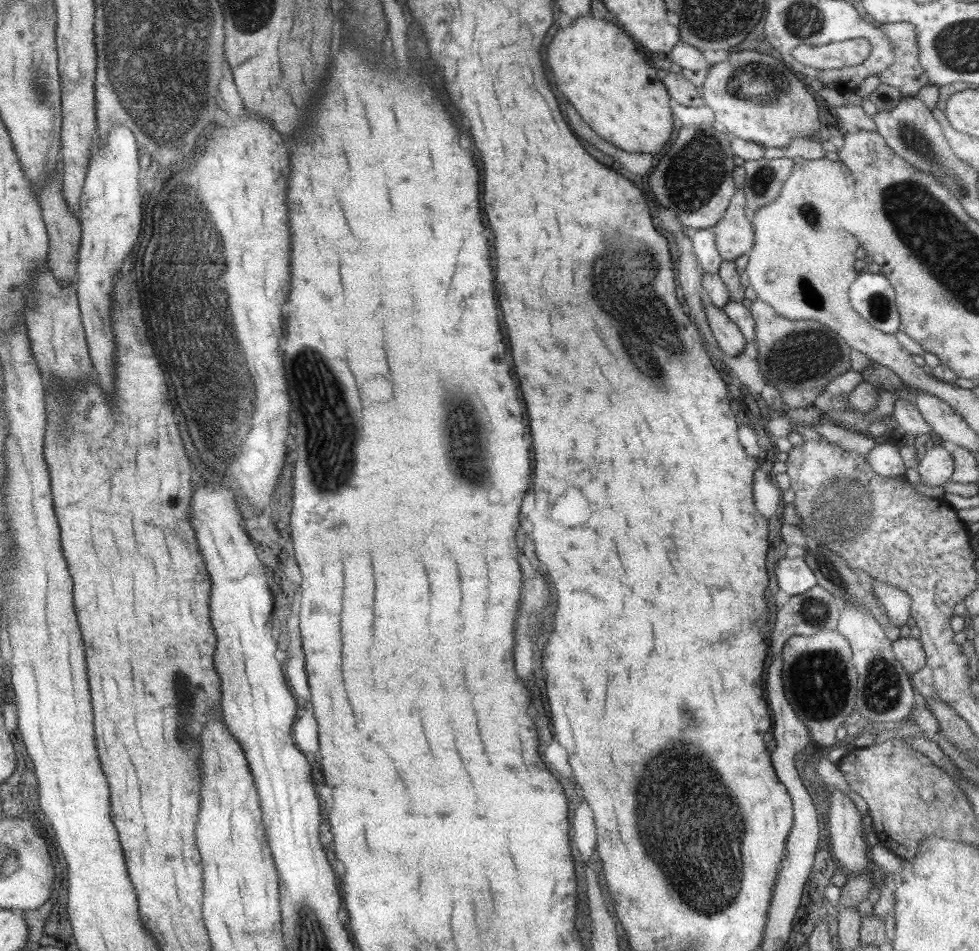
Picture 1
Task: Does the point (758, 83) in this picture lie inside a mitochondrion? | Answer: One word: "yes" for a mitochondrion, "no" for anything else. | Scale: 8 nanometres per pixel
yes

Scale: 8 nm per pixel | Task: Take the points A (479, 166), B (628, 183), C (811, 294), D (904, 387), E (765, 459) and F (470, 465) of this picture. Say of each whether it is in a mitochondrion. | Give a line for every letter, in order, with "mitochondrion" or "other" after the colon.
A: other
B: other
C: mitochondrion
D: other
E: other
F: mitochondrion

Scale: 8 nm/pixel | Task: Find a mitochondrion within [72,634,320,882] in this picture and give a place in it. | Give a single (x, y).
(184, 695)

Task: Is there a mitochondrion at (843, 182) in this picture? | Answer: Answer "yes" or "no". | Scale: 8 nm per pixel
no

